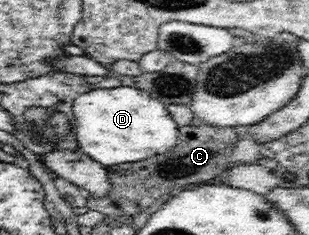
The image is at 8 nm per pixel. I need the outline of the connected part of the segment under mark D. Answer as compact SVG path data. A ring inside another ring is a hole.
M119 86L113 88L93 88L78 95L72 103L75 116L75 133L79 149L91 155L95 161L104 166L143 161L151 155L167 153L178 142L178 125L168 112L166 105L152 93L135 87Z

